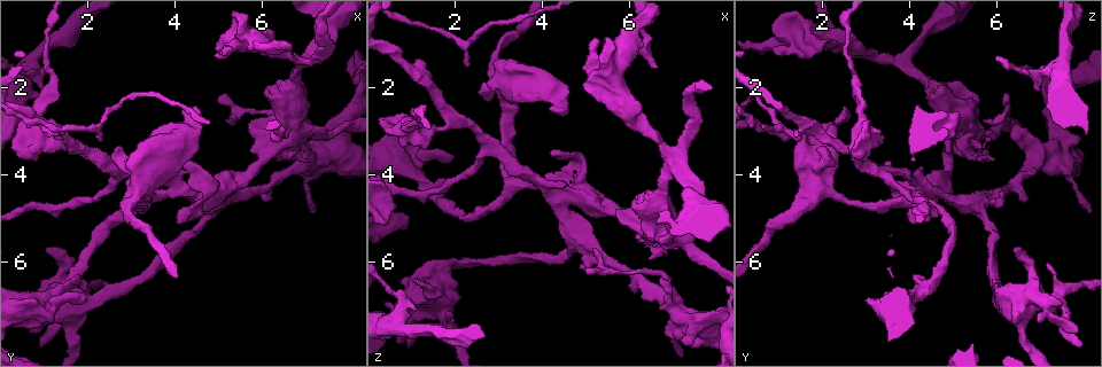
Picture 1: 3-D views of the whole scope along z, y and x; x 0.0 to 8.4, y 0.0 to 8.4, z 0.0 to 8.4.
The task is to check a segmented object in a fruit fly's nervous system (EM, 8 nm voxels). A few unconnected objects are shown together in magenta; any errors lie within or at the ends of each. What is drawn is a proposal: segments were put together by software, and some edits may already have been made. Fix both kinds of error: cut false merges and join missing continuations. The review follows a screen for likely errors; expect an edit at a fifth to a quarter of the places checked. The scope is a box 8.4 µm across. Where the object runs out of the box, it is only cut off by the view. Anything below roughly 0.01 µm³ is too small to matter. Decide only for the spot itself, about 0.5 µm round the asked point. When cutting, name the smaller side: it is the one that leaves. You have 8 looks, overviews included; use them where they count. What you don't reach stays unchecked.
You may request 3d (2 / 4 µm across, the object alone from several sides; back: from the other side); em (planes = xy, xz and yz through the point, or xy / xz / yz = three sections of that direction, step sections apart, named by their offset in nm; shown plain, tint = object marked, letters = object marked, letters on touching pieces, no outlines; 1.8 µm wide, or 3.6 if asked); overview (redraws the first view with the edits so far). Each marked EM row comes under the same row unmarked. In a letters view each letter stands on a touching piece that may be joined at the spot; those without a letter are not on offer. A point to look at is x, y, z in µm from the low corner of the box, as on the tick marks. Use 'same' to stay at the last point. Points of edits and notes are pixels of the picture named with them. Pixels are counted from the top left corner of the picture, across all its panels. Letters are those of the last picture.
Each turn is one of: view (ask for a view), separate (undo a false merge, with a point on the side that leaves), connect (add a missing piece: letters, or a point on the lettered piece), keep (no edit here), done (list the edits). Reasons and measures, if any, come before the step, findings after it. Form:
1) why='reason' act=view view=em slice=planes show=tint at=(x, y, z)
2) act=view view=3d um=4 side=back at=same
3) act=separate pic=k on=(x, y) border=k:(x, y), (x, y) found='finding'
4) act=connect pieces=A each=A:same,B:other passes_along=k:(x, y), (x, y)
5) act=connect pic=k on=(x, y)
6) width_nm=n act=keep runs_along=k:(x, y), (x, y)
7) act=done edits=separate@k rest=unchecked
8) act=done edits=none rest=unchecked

why='abrupt turn' act=view view=em slice=yz step=4 show=tint at=(2.25, 2.90, 1.10)

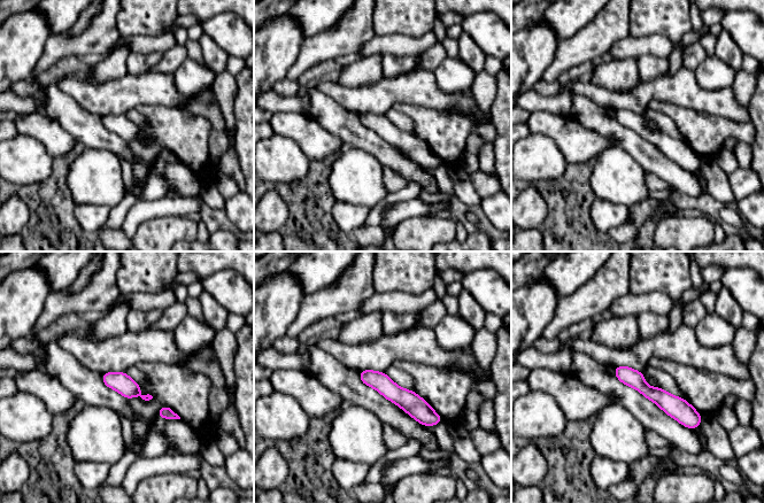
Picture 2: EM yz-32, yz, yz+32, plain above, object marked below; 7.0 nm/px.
why='cut it another way' act=view view=em slice=planes show=letters at=same

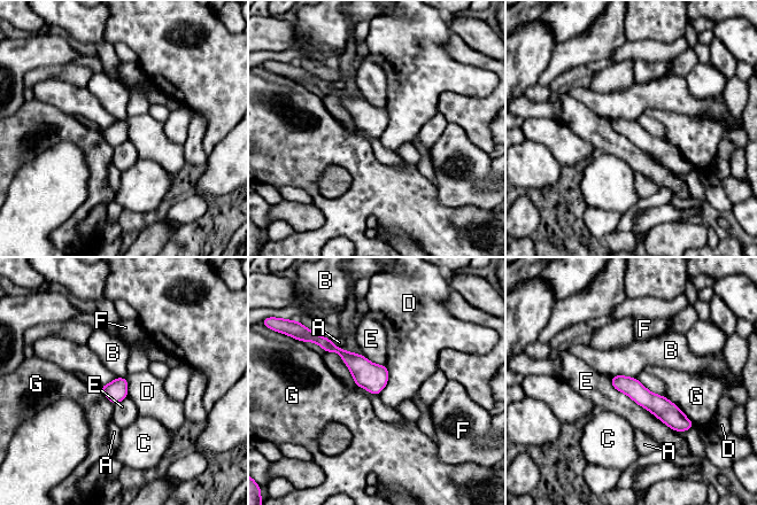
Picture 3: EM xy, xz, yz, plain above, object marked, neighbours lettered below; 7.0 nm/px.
act=keep each=A:other,B:other,C:other,D:other,E:other,F:other,G:other border=3:(386, 365), (387, 383), (379, 394) found='one neuron here'

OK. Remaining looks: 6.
why='sharp bend' act=view view=em um=3.6 slice=xy step=4 show=tint at=(0.90, 6.90, 3.80)

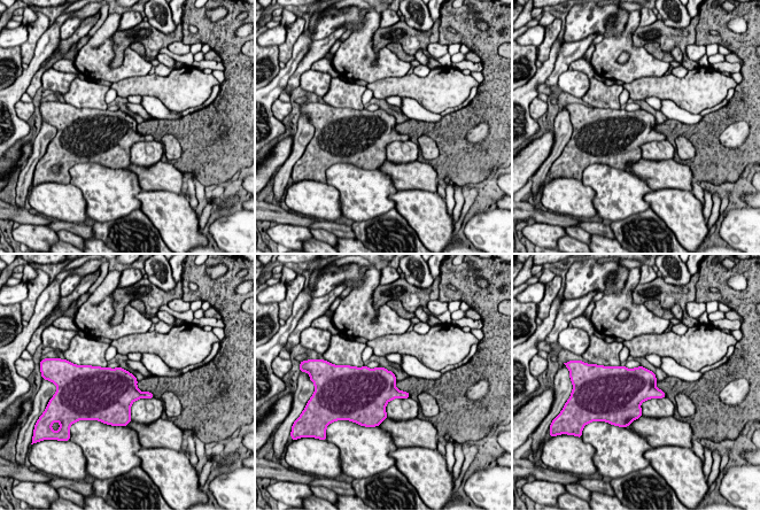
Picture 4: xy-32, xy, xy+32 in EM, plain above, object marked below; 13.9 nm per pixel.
why='another direction' act=view view=em um=3.6 slice=planes show=tint at=same

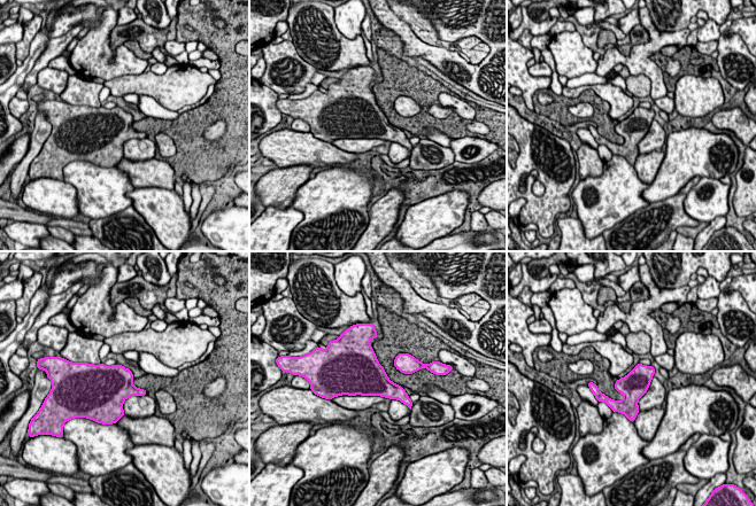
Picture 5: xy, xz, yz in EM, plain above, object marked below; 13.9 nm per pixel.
act=view view=em um=3.6 slice=planes show=letters at=same

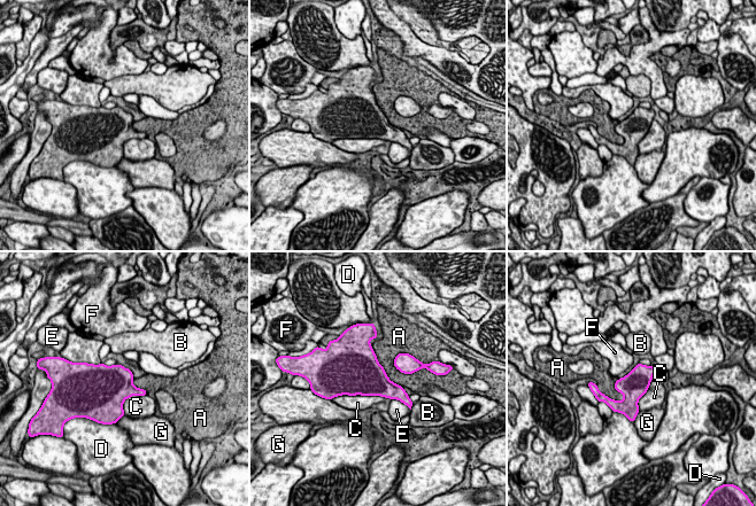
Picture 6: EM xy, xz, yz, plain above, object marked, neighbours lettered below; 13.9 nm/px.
width_nm=360 act=keep each=A:other,B:other,C:other,D:other,E:other,F:other,G:other border=6:(596, 384), (607, 396), (624, 398) found='all the same neuron'

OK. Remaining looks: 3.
why='thick turns thin' act=view view=3d um=4 at=(4.70, 4.50, 4.55)

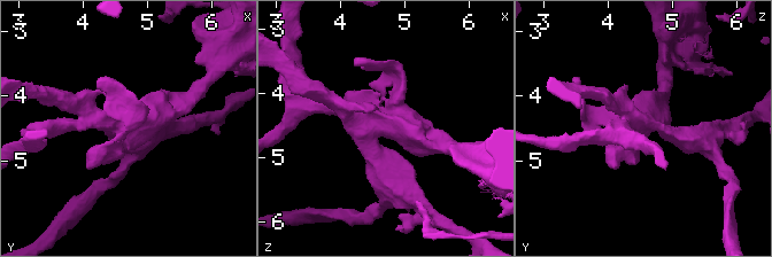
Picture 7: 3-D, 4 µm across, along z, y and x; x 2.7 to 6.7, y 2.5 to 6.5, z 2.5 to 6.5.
act=view view=em slice=planes show=letters at=(4.65, 4.45, 4.55)

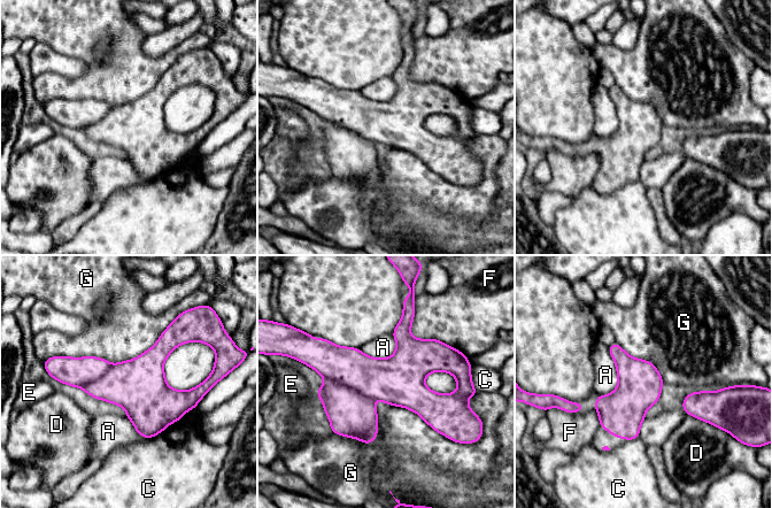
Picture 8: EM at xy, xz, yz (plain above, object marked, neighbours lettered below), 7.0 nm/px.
width_nm=300 act=separate pic=8 on=(352, 414) each=A:other,C:other,D:other,E:other,F:other,G:other border=8:(324, 377), (346, 384), (372, 400) found='a second neuron is stuck on'

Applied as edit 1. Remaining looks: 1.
act=done edits=separate@8 rest=unchecked

